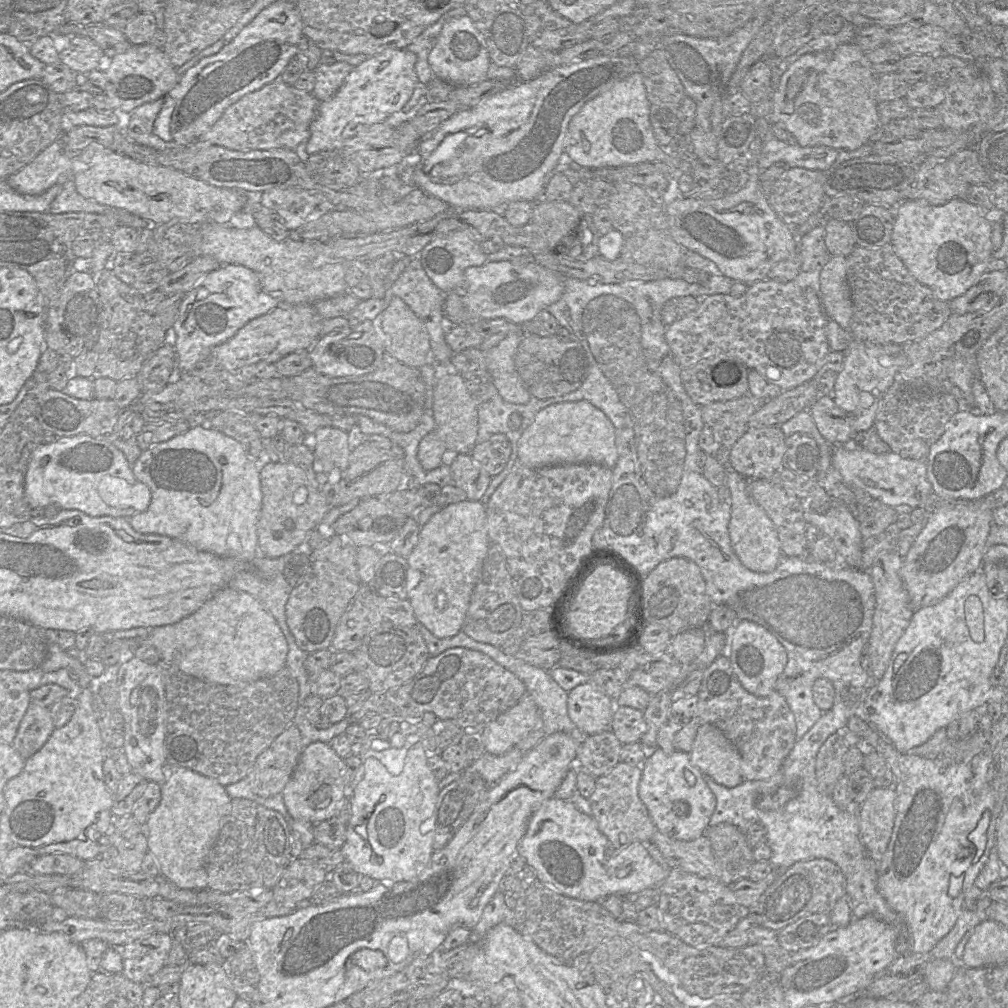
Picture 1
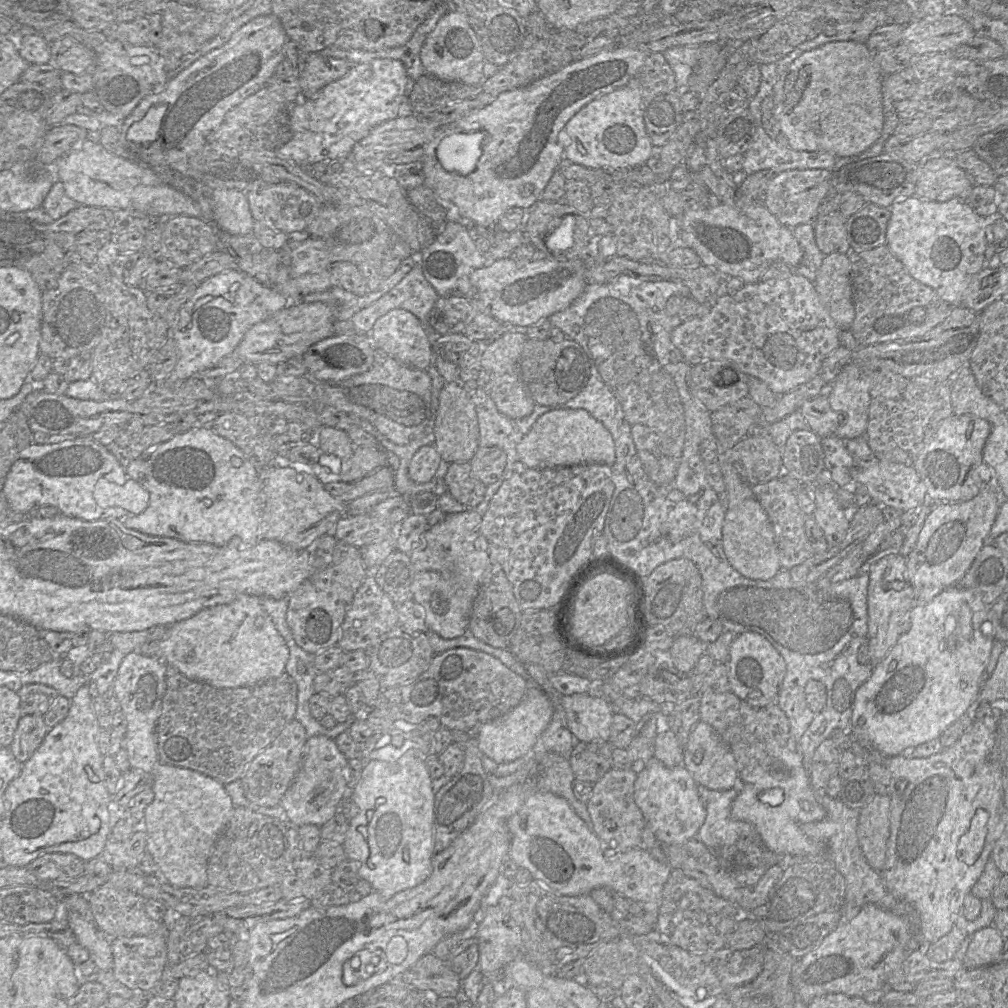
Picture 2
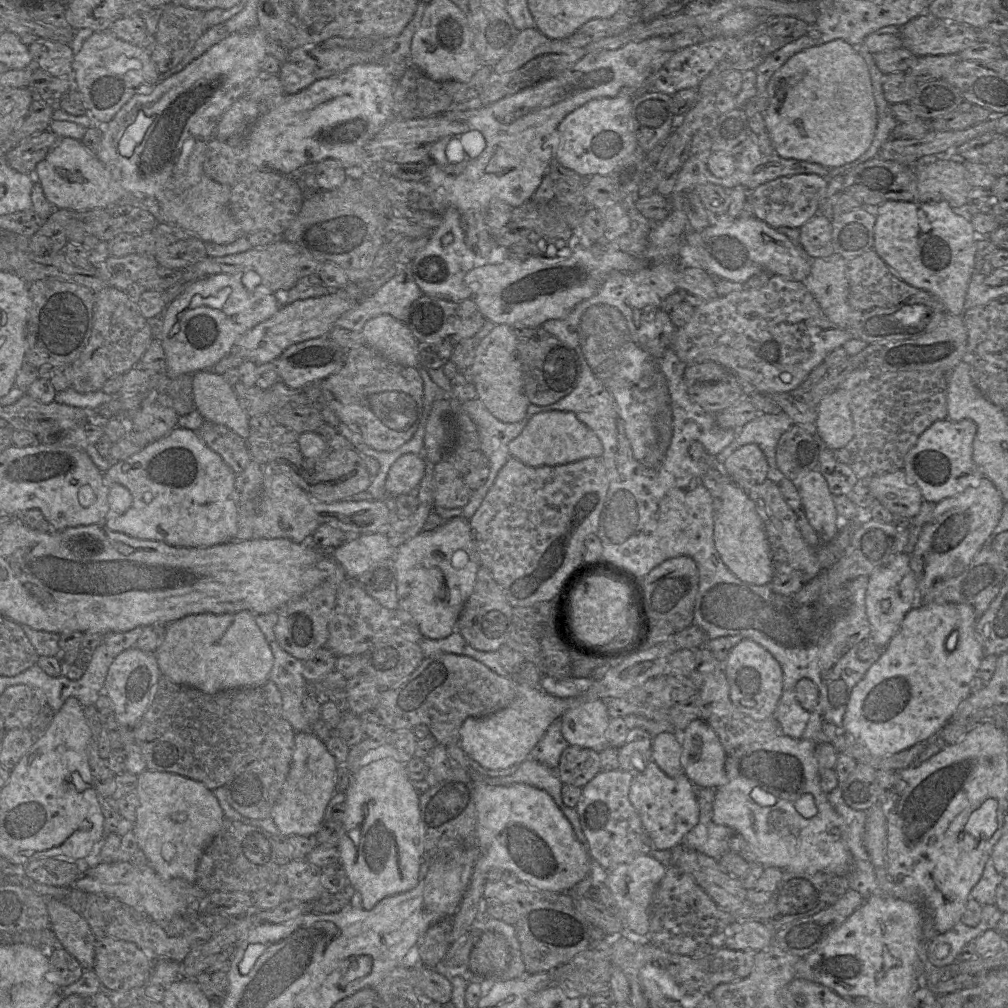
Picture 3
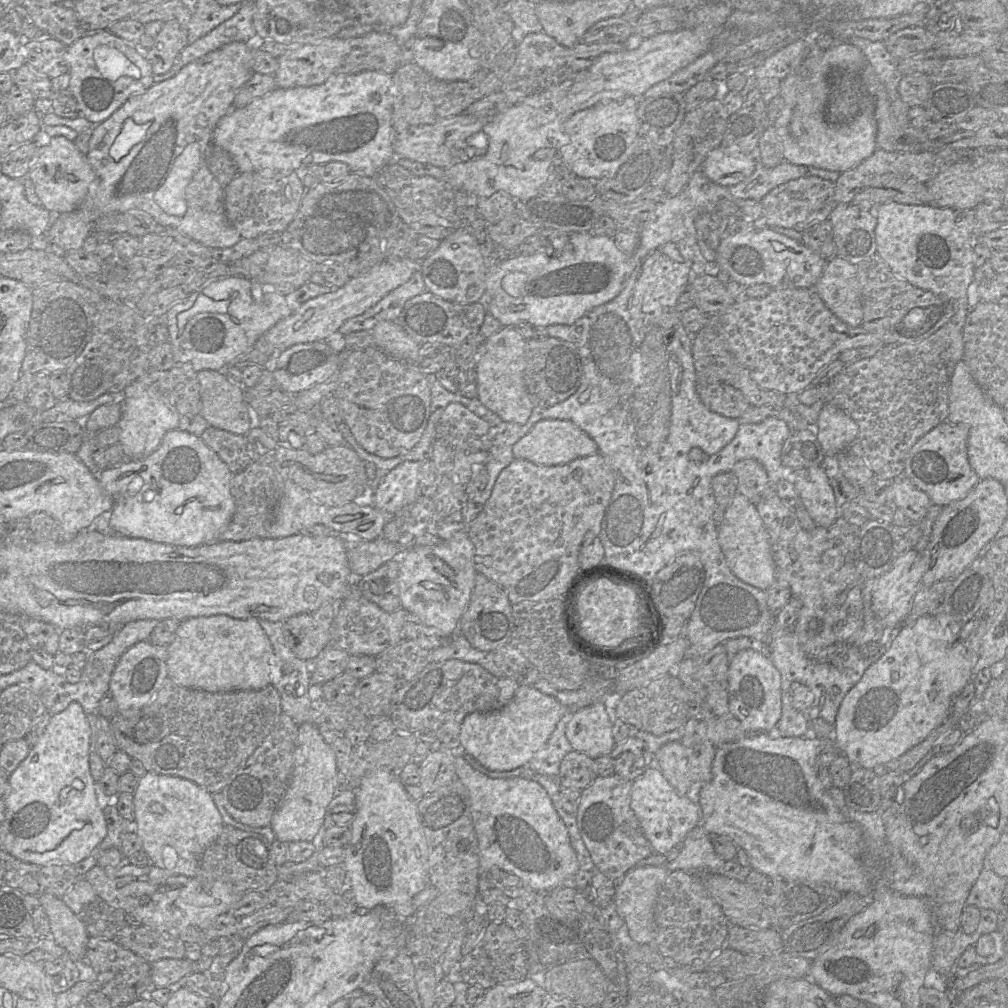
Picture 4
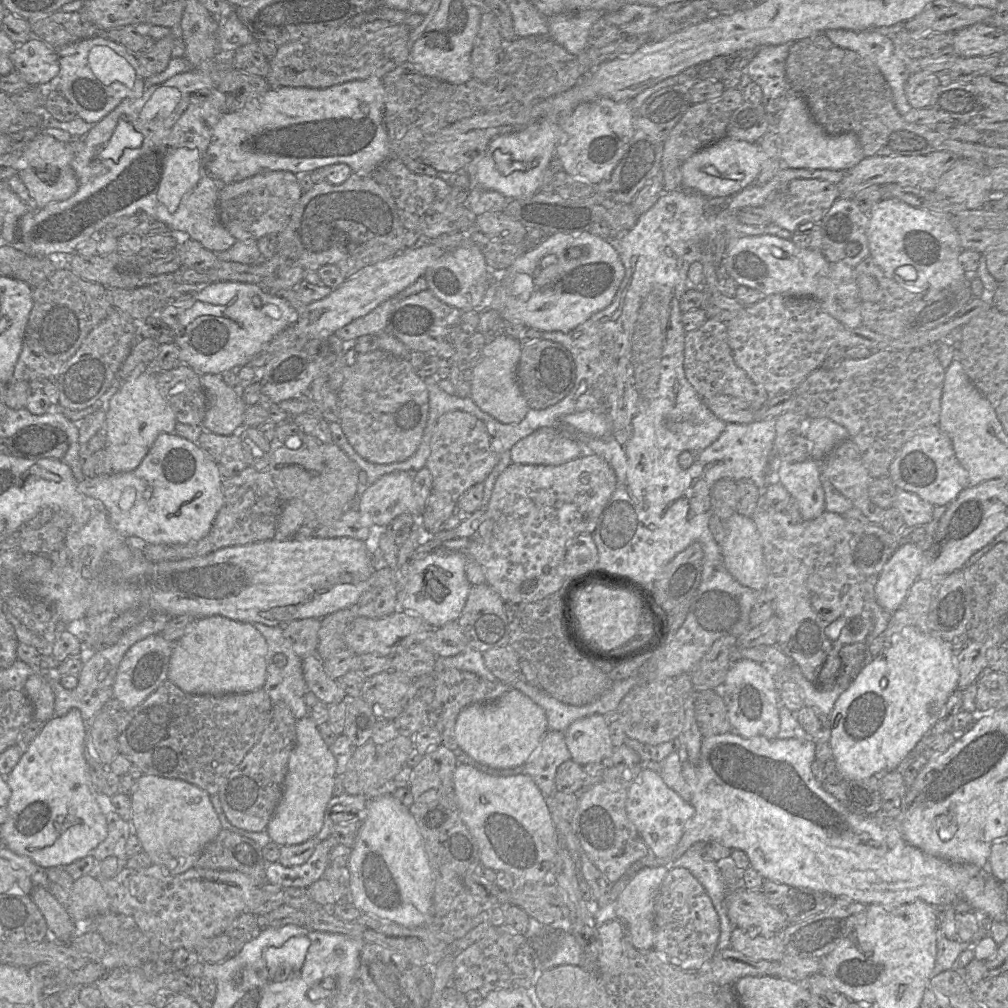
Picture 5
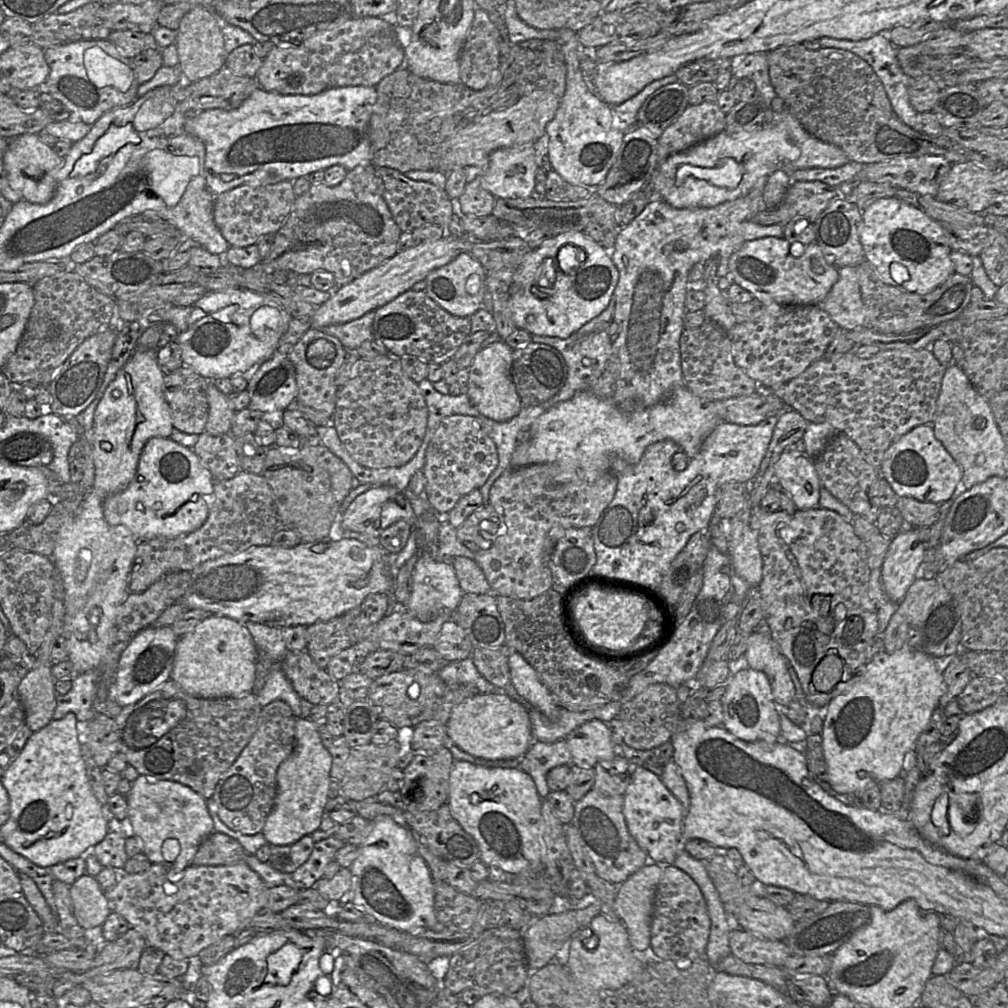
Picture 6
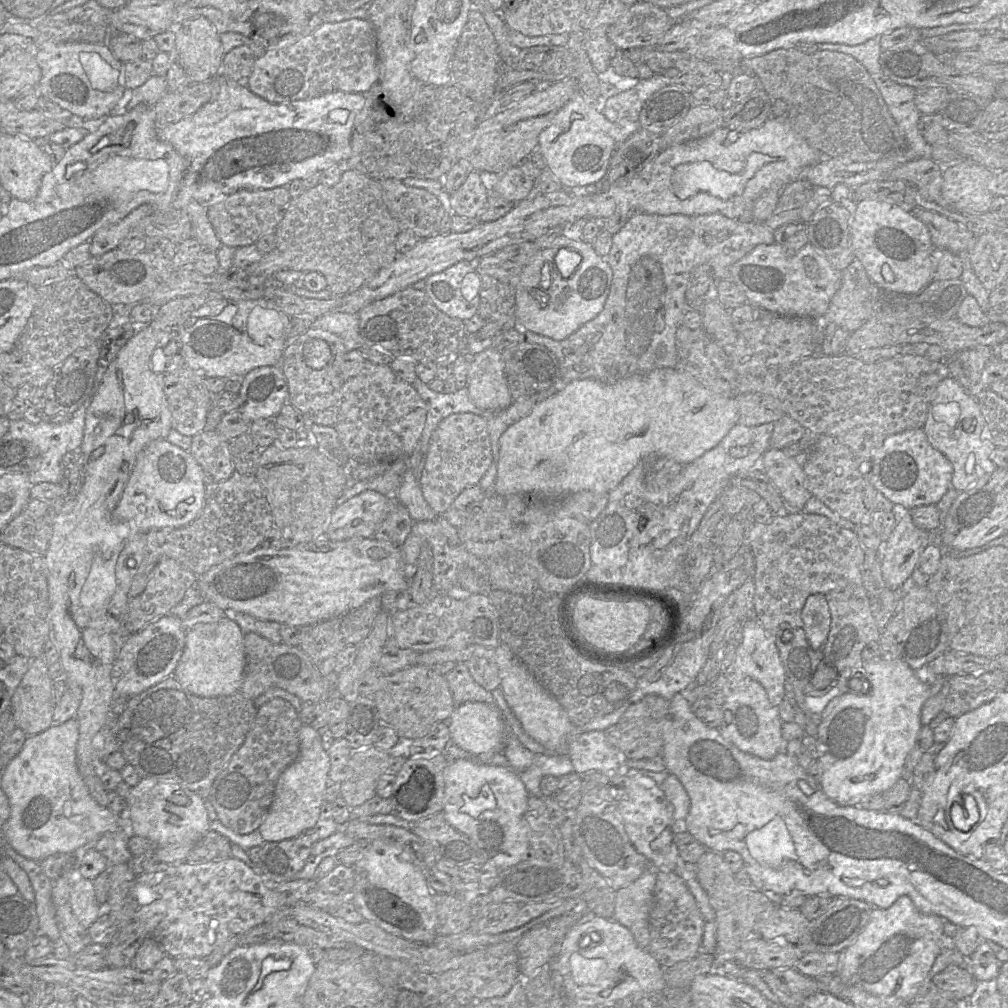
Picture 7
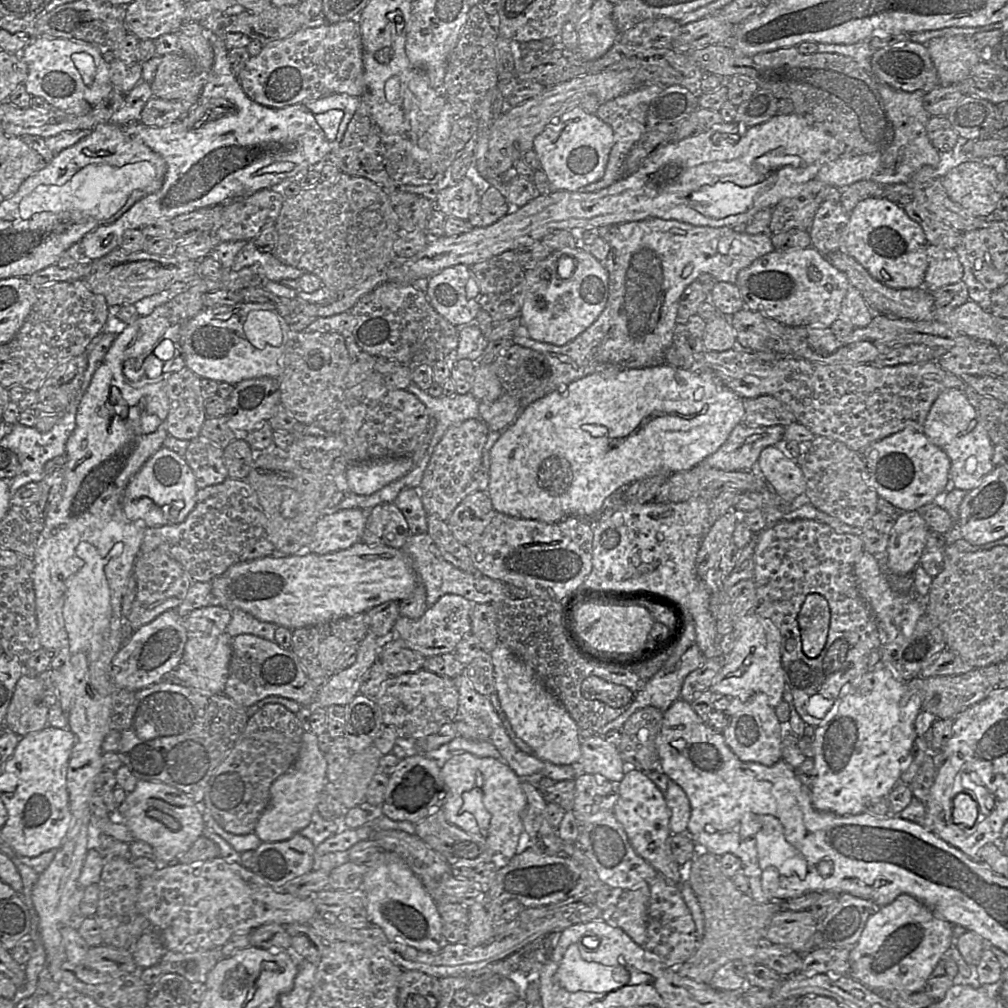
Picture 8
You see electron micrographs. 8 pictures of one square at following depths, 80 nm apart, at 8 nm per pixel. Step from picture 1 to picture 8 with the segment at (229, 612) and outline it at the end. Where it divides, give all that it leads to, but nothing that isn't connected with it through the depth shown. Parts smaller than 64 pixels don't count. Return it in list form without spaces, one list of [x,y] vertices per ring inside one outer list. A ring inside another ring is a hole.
[[[226,632],[189,636],[181,661],[171,675],[168,675],[167,680],[177,681],[206,695],[222,694],[229,674],[231,641],[232,637]]]

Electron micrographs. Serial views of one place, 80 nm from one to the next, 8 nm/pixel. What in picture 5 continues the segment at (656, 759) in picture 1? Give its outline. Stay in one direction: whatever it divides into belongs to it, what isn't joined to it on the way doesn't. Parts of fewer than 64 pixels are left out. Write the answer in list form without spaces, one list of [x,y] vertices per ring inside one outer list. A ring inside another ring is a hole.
[[[648,768],[642,769],[627,789],[626,812],[628,818],[647,844],[650,855],[656,859],[669,859],[683,835],[687,822],[695,813],[694,807],[669,788],[659,772]]]

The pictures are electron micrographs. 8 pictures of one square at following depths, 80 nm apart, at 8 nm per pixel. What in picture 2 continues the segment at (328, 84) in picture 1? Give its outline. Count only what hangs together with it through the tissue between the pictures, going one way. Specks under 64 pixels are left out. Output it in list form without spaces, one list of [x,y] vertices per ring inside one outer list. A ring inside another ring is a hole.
[[[308,53],[307,62],[300,72],[302,99],[312,99],[328,84],[342,78],[354,64],[345,59]]]

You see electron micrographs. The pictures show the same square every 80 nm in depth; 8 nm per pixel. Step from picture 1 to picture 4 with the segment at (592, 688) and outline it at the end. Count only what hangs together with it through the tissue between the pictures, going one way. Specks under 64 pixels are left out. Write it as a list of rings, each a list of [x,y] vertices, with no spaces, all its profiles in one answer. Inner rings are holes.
[[[615,700],[596,702],[572,711],[566,727],[566,737],[574,751],[592,759],[611,755],[615,741],[612,727],[615,719]]]

